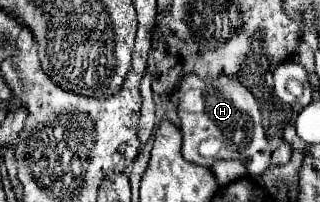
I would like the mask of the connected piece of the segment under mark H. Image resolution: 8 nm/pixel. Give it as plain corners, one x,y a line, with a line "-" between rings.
188,73
178,87
178,117
180,117
180,131
182,131
182,155
188,161
194,161
204,167
212,167
216,159
240,159
246,163
250,175
260,177
268,169
274,169
276,165
272,163
272,151
270,145
264,137
262,129
262,113
258,109
258,103
254,95
234,77
220,75
206,83
202,77
196,73

